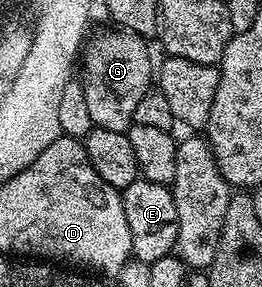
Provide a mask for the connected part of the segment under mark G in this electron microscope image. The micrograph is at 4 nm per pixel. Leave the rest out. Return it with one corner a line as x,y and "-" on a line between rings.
113,31
117,32
101,32
94,40
92,37
88,41
79,68
79,83
91,124
103,130
128,133
134,124
135,106
139,106
143,94
147,94
154,83
155,60
153,64
149,48
145,45
148,43
142,37
134,32

